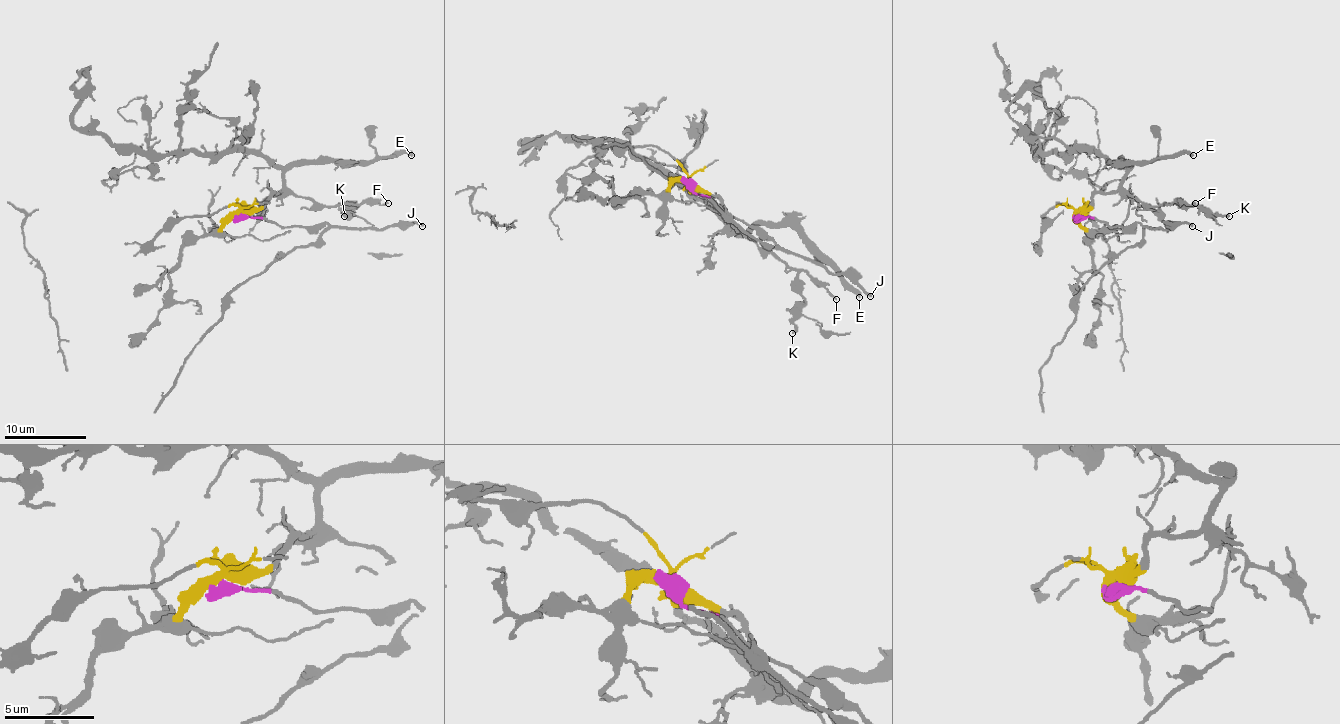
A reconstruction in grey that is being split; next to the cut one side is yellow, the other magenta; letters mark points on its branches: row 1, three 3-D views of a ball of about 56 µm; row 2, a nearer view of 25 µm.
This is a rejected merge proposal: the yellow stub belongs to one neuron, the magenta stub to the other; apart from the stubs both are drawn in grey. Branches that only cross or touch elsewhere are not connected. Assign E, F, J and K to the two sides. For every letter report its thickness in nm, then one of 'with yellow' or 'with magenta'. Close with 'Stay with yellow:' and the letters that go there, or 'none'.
E: 380 nm | with yellow
F: 170 nm | with yellow
J: 240 nm | with magenta
K: 240 nm | with yellow
Stay with yellow: E, F, K

